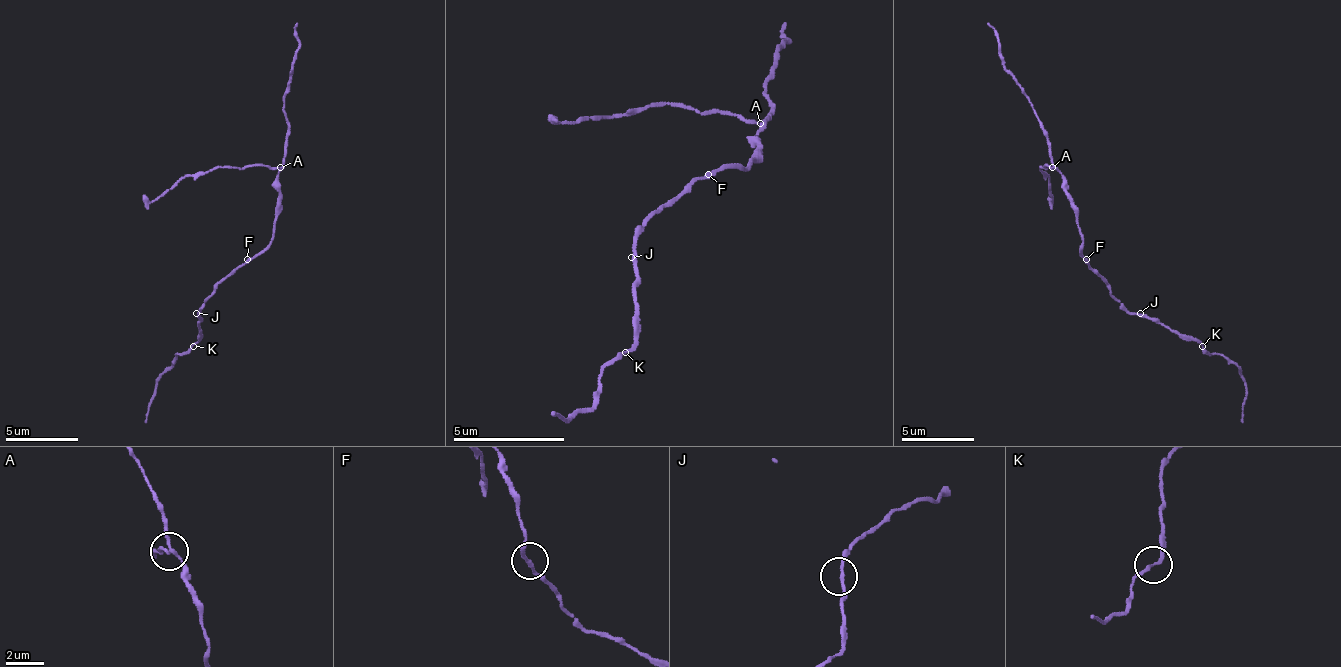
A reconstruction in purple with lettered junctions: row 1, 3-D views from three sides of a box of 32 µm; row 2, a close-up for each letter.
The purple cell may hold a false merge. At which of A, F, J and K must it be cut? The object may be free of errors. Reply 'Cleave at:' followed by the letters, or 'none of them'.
Cleave at: A

